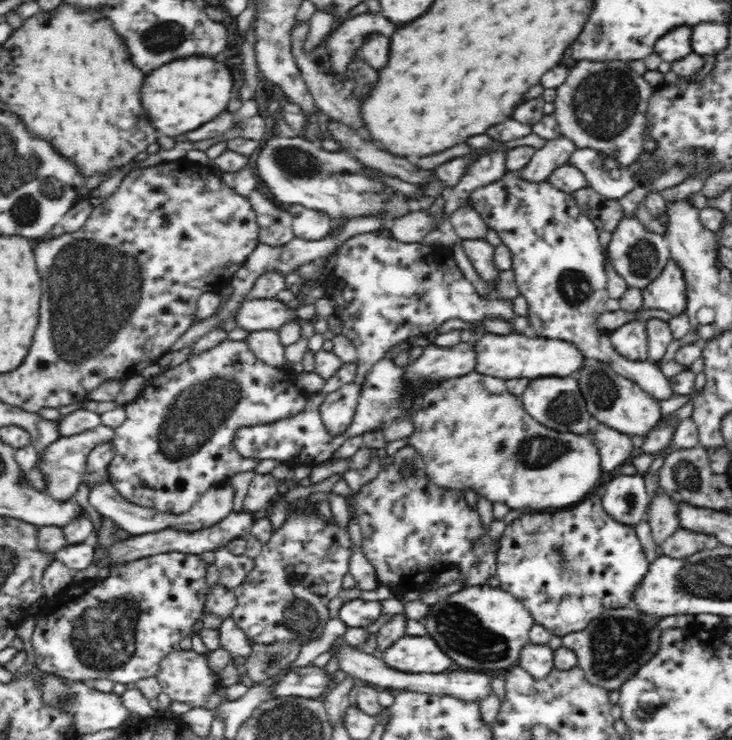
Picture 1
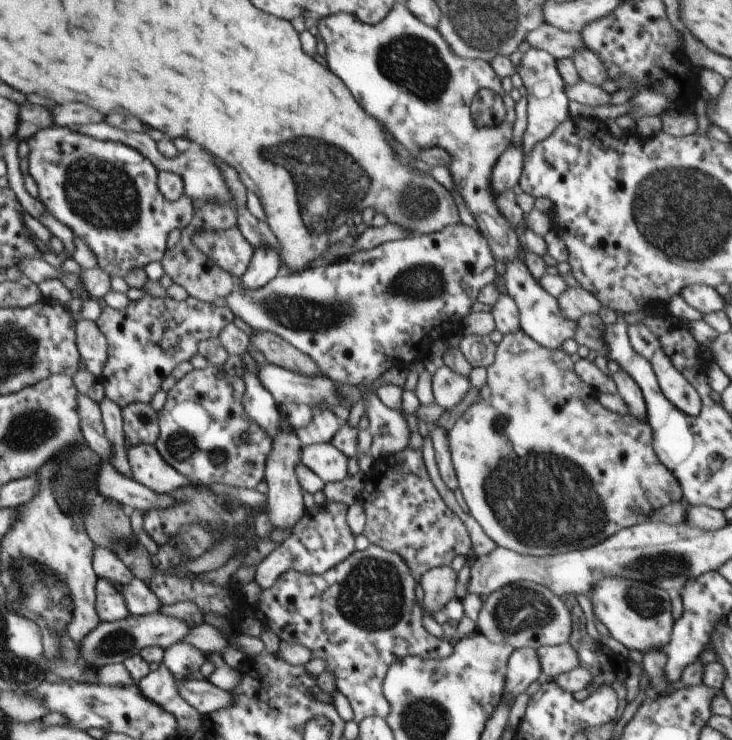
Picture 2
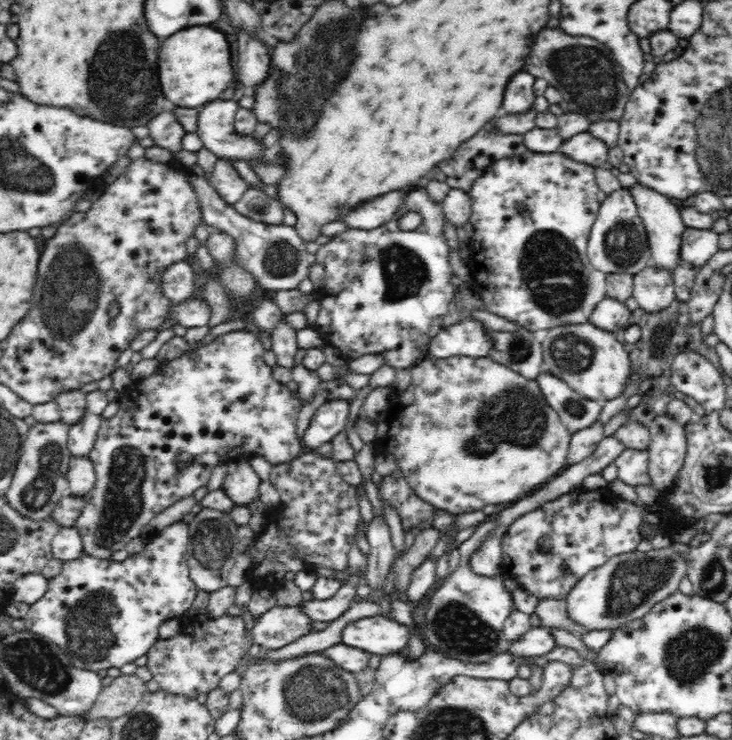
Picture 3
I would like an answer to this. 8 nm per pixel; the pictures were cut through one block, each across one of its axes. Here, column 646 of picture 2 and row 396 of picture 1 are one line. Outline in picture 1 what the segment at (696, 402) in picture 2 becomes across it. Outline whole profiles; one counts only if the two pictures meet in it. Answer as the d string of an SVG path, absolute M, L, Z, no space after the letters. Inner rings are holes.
M388 227L378 229L382 232L364 232L348 238L334 255L324 281L323 294L336 302L333 314L341 320L340 334L352 341L357 352L354 380L325 395L320 404L324 427L334 437L350 427L368 372L392 346L414 336L427 336L450 318L479 324L484 318L508 322L517 316L511 299L488 299L476 292L459 270L451 247L406 244L392 237Z

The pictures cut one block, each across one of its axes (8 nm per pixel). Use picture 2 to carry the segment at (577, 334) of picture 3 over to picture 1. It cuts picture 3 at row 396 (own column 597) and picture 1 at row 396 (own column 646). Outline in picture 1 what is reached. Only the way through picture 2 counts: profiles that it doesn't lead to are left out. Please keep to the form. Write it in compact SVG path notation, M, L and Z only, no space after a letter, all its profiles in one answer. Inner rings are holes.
M584 358L582 366L570 377L576 378L589 414L594 422L604 424L614 431L638 436L643 439L656 428L662 417L658 401L642 387L625 375L618 374L609 363L600 362L596 358Z

